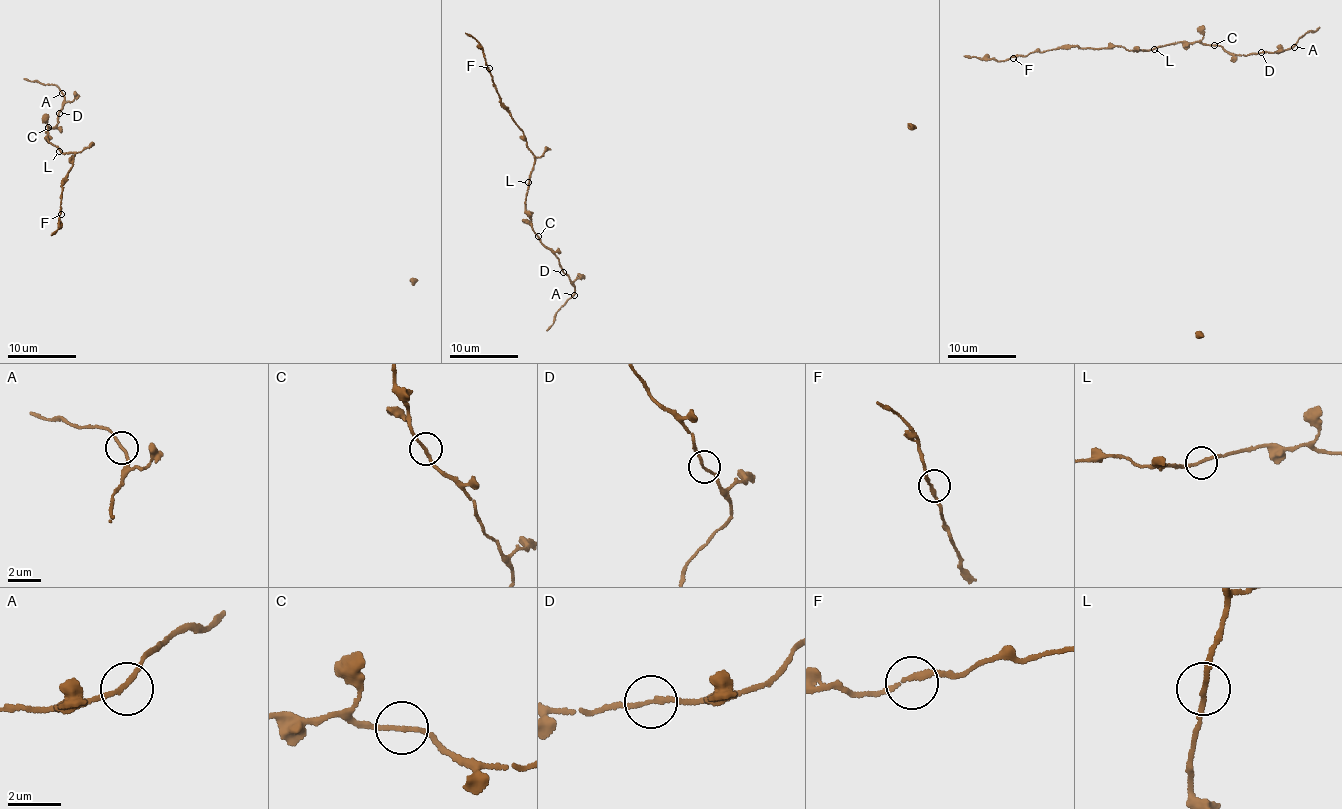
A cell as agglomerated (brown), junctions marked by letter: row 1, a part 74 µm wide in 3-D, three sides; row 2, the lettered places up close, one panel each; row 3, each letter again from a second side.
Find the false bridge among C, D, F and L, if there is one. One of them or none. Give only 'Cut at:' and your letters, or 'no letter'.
Cut at: no letter

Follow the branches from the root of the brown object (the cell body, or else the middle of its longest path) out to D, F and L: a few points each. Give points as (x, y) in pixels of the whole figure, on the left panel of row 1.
D: (94, 145), (63, 153), (49, 142), (45, 130), (58, 122), (59, 112)
F: (94, 145), (72, 156), (73, 167), (62, 186), (61, 214)
L: (94, 145), (71, 153), (59, 151)

